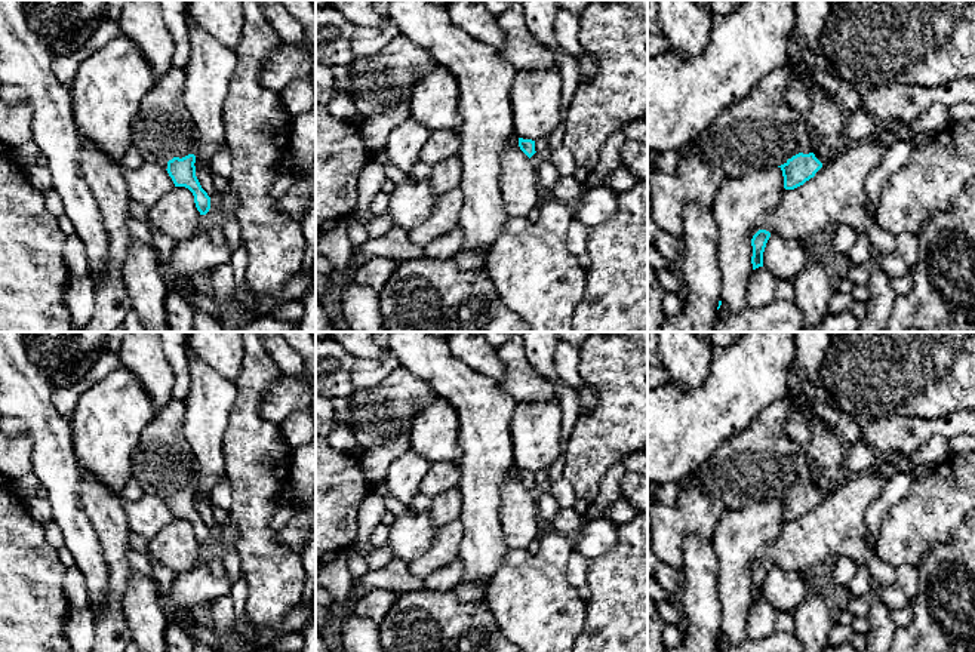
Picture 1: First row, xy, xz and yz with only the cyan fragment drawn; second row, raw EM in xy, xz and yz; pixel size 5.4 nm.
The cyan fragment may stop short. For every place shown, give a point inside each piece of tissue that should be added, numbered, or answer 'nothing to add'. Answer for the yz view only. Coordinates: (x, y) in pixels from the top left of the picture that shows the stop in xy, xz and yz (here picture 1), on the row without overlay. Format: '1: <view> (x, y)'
1: yz (762, 463)

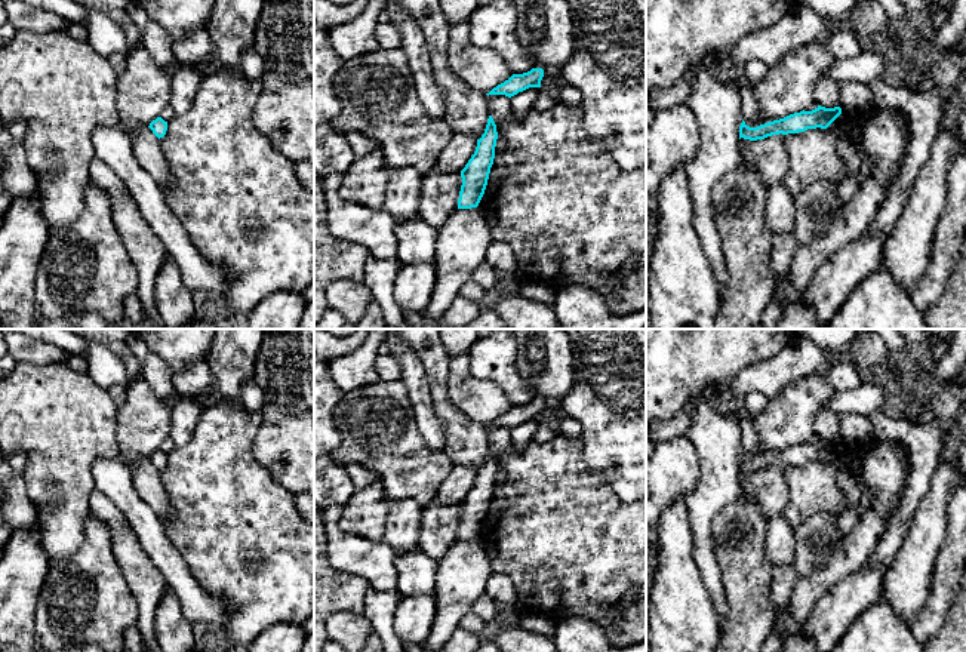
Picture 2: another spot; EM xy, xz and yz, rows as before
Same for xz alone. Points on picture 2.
nothing to add

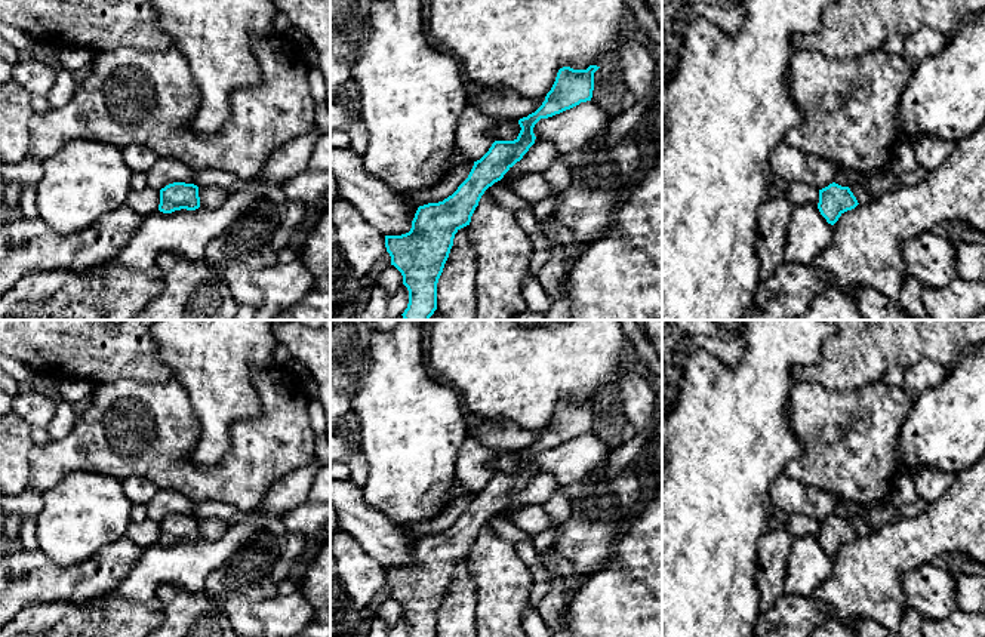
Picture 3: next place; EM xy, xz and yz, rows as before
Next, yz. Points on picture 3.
nothing to add

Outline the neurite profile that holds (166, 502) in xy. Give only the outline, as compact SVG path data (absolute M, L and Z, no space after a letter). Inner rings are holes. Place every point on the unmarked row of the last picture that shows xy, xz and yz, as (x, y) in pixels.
M158 489L147 505L147 517L154 521L161 521L173 514L196 517L196 504L185 498L181 492Z

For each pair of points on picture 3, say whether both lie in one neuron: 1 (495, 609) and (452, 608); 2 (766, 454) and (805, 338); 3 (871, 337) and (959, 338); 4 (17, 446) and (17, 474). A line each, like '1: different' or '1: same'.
1: different
2: same
3: same
4: same

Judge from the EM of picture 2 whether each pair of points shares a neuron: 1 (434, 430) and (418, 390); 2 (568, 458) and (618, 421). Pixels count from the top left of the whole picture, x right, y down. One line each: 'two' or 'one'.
1: one
2: two

